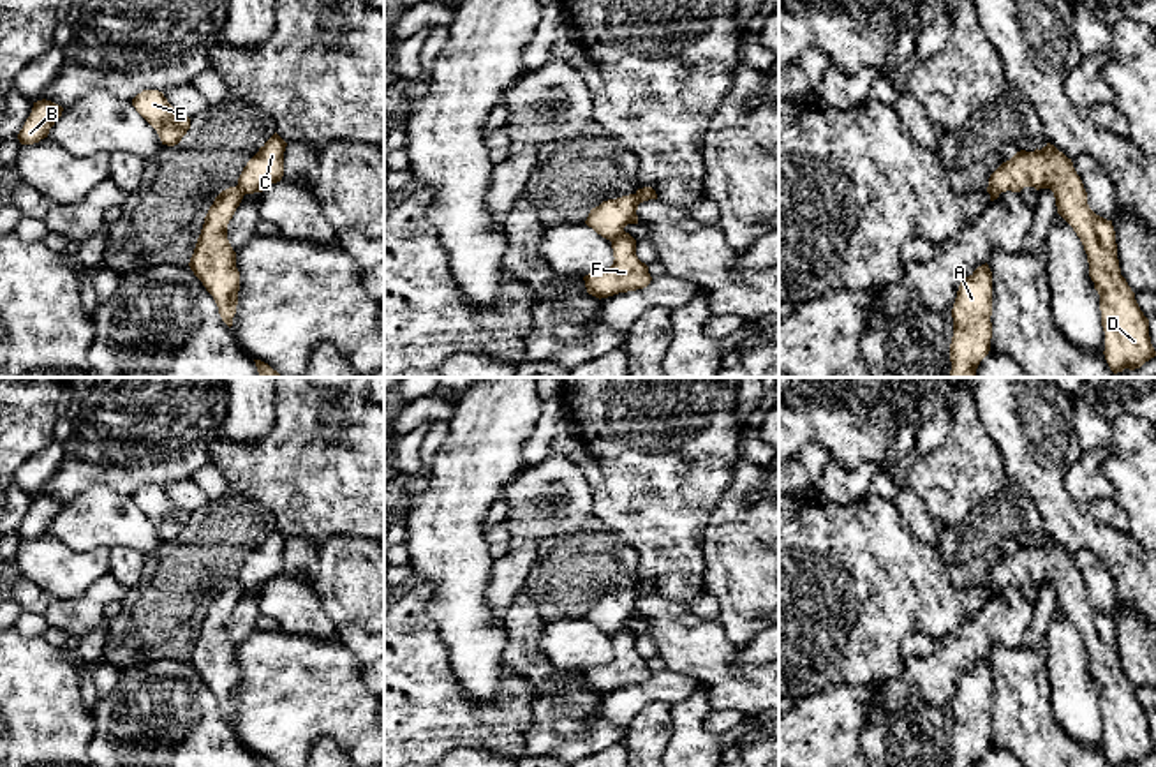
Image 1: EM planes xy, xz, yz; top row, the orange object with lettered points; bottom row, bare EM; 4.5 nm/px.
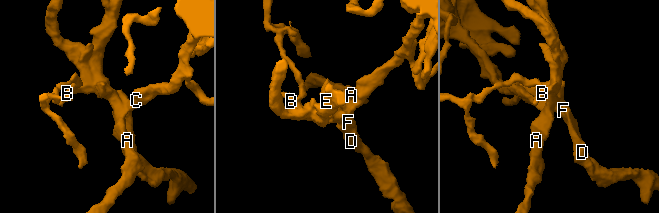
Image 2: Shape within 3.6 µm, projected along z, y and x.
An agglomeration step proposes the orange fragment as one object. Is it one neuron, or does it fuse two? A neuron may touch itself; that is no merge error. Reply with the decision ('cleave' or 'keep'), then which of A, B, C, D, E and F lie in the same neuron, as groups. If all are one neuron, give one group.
cleave; groups A E / B C D F

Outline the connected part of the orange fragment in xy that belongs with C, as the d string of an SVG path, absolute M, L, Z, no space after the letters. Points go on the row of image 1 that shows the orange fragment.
M275 132L243 168L238 189L243 194L254 194L280 182L284 176L285 146L287 143Z

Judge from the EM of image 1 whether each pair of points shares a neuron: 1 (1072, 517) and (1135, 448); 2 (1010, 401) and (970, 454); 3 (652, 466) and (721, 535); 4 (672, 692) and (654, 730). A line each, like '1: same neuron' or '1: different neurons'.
1: different neurons
2: different neurons
3: different neurons
4: different neurons

